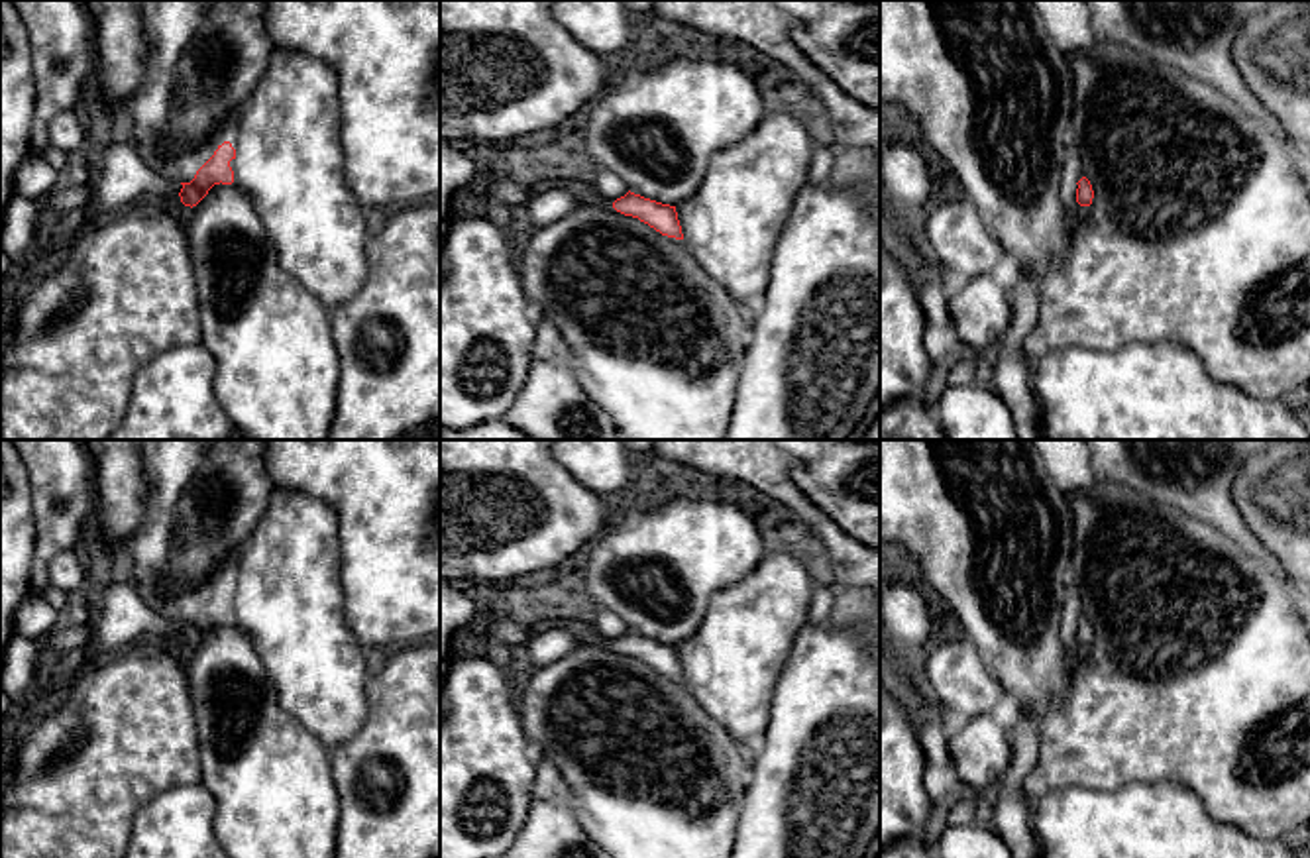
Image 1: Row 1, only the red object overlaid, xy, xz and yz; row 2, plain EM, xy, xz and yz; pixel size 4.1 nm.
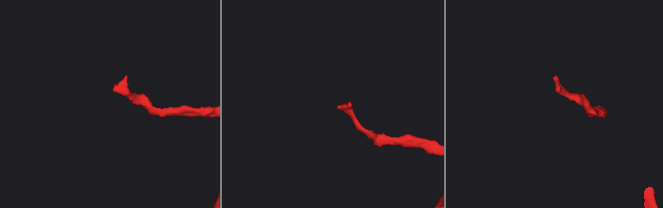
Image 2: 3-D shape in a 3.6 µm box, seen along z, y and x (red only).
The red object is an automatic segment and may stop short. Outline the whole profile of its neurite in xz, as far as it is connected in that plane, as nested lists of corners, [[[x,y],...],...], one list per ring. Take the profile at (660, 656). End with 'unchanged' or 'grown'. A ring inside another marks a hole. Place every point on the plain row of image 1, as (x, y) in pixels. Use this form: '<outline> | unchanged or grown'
[[[628,630],[613,642],[613,648],[625,656],[638,658],[662,675],[683,679],[676,646],[650,640]]] | unchanged

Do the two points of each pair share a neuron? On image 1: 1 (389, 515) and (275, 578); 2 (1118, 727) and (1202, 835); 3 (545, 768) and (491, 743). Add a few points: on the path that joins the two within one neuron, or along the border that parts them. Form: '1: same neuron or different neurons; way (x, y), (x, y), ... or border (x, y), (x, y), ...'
1: different neurons; border (323, 499), (336, 515), (340, 584), (344, 588)
2: different neurons; border (1116, 788), (1128, 782), (1183, 782), (1202, 804)
3: different neurons; border (537, 756), (533, 802), (527, 809)

